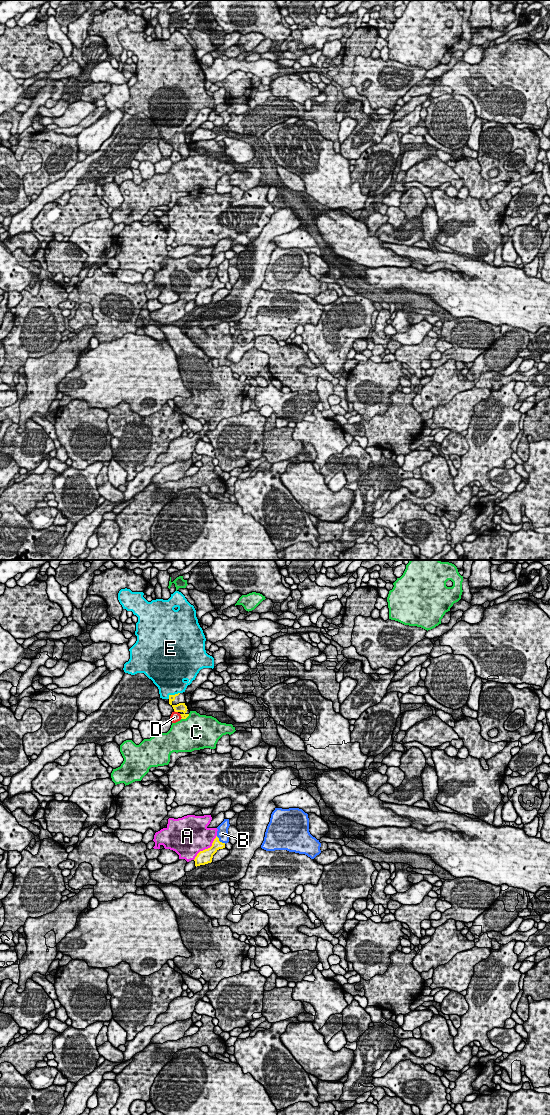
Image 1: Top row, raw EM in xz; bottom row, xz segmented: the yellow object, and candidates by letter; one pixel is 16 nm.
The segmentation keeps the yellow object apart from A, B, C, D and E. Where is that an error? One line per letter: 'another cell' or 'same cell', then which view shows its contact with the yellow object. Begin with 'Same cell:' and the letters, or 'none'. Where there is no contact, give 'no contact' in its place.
Same cell: E
A: another cell | xz
B: another cell | xz
C: another cell | xz
D: another cell | xz
E: same cell | xz

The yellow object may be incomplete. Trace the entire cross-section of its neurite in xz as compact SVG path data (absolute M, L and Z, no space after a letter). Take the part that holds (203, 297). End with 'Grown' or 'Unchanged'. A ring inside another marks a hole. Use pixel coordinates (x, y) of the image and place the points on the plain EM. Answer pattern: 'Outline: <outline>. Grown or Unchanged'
Outline: M216 276L212 286L208 289L200 291L195 297L195 306L205 305L212 302L213 295L219 290L225 288L225 283L219 281L219 278Z. Unchanged

